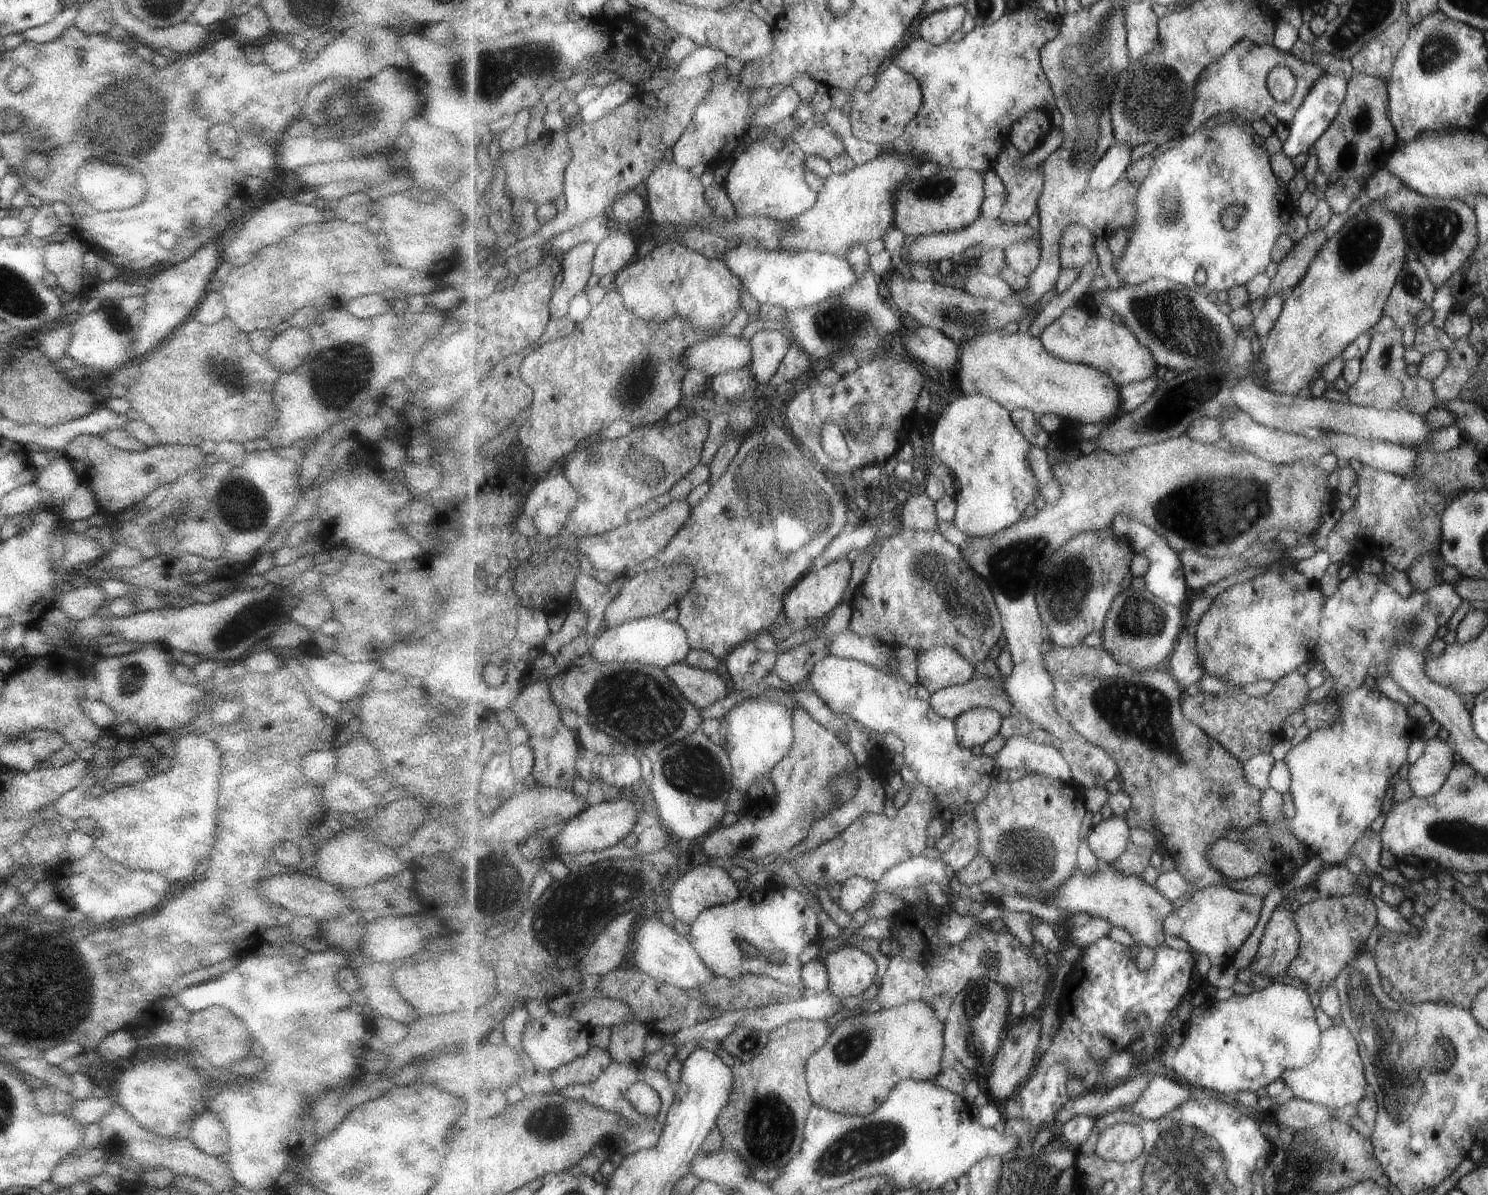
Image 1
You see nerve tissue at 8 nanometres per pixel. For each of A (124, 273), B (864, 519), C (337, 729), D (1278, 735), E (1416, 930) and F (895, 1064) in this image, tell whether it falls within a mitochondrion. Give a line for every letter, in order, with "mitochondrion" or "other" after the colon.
A: other
B: other
C: other
D: other
E: other
F: other

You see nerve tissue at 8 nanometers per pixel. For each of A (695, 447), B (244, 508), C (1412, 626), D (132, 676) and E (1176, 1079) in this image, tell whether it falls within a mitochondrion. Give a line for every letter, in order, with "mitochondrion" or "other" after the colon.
A: other
B: mitochondrion
C: mitochondrion
D: mitochondrion
E: other

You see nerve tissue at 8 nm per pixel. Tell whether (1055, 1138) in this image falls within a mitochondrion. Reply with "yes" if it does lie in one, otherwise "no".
no

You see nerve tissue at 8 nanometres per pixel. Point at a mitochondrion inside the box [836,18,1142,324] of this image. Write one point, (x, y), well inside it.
(1075, 61)

